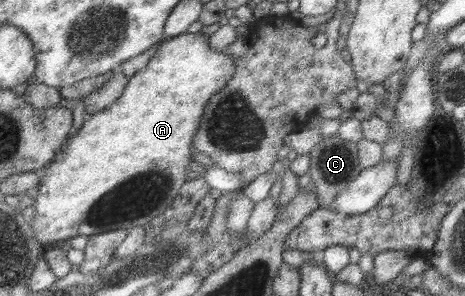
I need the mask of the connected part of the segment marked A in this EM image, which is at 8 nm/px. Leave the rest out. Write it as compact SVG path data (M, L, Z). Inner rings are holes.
M201 32L185 33L181 36L165 40L149 60L148 64L130 77L129 84L126 86L121 97L115 103L109 105L109 107L86 118L75 135L67 139L65 146L59 151L54 162L43 168L45 175L41 177L40 184L38 185L38 195L34 199L33 206L35 217L31 223L38 242L44 247L49 248L54 243L61 243L76 236L91 238L95 234L102 234L106 231L131 230L139 226L145 227L146 225L150 225L157 216L164 214L181 193L183 185L188 182L187 169L189 169L189 162L195 162L195 154L197 154L195 135L199 134L203 115L206 114L207 103L211 102L211 99L214 98L215 91L223 90L223 87L227 86L231 78L234 78L235 70L234 58L227 54L227 52L217 52L211 48L209 46L208 34Z

